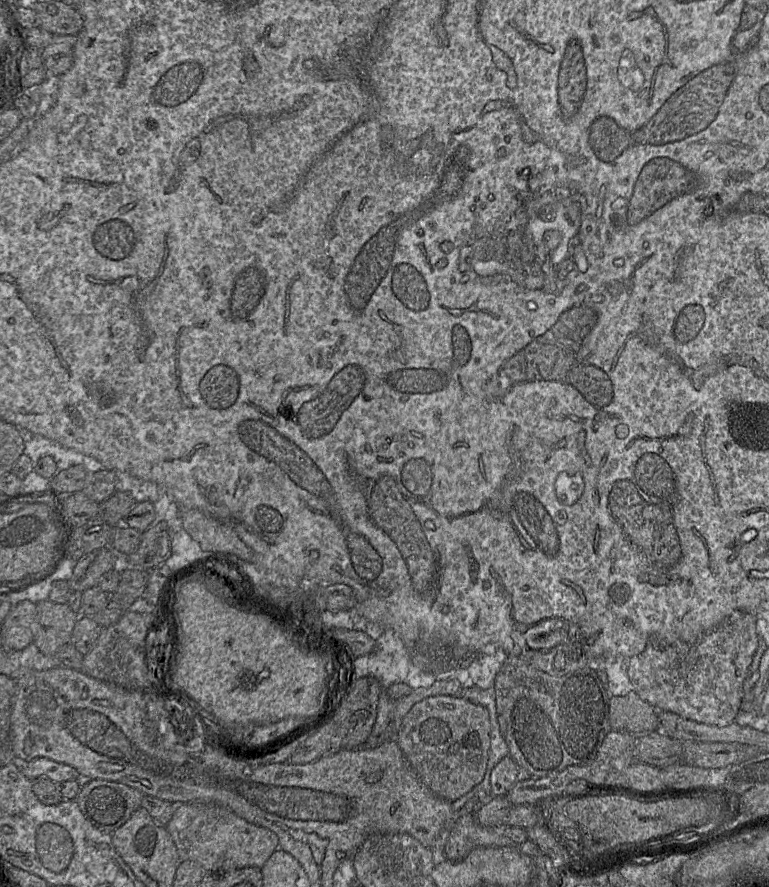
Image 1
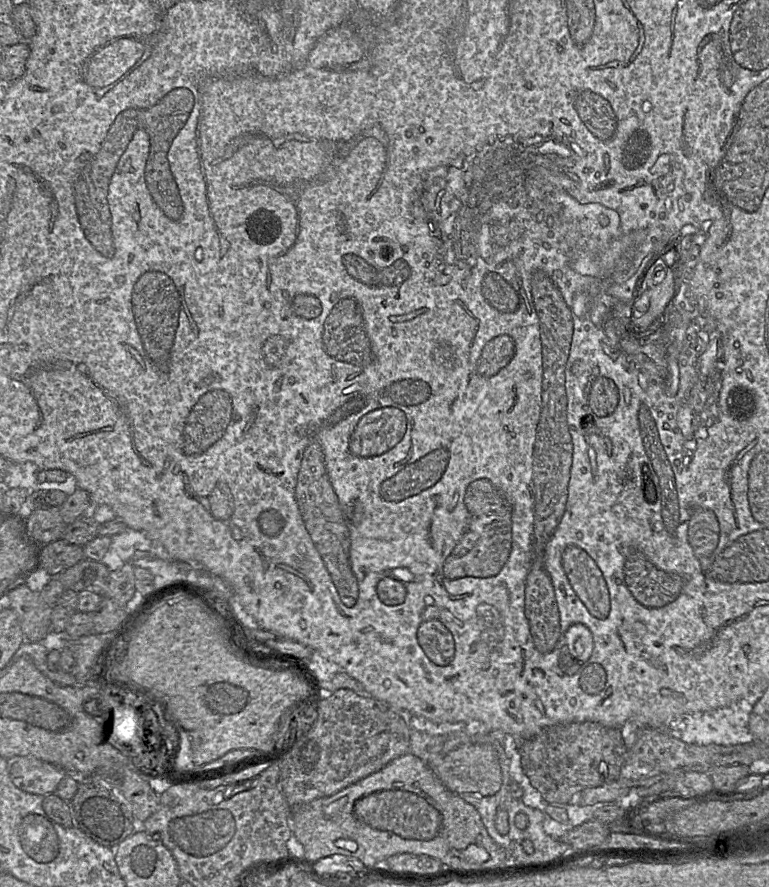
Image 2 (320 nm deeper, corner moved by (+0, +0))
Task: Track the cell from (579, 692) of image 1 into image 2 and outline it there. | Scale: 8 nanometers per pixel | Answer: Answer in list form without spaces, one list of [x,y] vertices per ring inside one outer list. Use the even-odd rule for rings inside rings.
[[[591,721],[553,725],[530,738],[514,741],[531,785],[553,805],[566,805],[585,789],[618,780],[627,753],[619,728]]]

